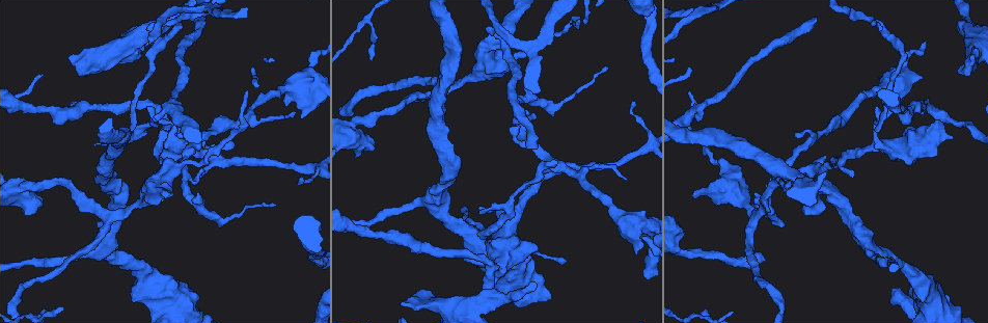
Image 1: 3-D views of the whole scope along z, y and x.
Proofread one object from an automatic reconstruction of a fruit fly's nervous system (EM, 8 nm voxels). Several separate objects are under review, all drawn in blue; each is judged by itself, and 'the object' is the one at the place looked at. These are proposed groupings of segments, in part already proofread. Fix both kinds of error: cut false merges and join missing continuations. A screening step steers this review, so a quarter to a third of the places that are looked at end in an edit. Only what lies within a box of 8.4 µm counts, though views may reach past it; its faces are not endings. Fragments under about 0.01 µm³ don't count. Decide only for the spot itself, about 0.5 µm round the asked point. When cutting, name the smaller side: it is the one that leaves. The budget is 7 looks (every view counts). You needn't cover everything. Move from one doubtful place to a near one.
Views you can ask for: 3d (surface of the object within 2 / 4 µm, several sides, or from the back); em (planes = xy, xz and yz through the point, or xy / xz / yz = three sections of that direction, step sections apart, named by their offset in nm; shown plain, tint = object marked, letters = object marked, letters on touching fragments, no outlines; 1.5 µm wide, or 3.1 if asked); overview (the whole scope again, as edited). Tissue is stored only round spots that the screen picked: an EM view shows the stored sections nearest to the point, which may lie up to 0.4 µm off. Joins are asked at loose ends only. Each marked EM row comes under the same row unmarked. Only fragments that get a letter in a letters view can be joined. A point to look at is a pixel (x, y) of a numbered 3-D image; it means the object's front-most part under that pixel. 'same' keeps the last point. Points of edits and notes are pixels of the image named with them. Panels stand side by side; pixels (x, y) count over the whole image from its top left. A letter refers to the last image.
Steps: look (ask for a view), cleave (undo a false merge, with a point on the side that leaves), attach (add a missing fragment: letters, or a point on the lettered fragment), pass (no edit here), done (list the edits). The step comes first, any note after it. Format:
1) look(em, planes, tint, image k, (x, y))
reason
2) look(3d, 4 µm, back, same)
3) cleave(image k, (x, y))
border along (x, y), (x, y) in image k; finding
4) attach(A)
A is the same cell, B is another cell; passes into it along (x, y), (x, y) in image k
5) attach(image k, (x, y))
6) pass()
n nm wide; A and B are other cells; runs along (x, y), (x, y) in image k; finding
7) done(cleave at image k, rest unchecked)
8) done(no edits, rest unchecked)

look(3d, 4 µm, image 1, (520, 127))
an open end

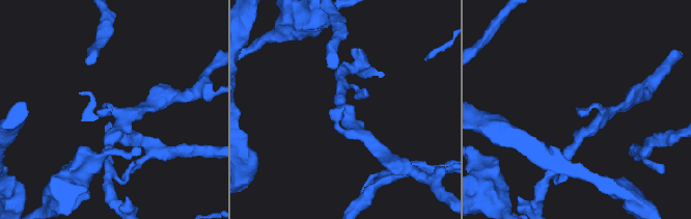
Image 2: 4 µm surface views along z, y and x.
look(em, planes, letters, image 2, (579, 110))

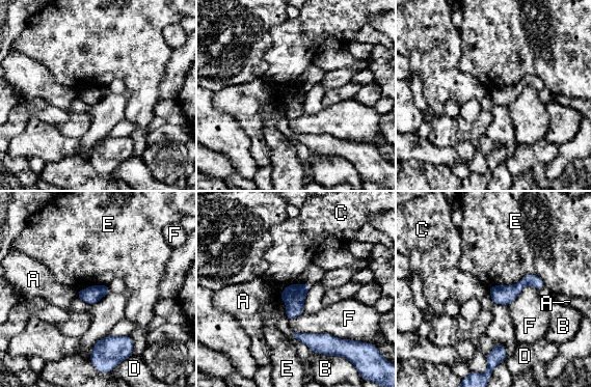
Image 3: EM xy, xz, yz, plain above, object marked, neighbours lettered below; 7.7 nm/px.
pass()
140 nm wide; E touches over 440 nm; A, B, C, D, E and F are other cells; none of them fits

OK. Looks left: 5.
look(em, planes, letters, image 1, (68, 58))
thick end

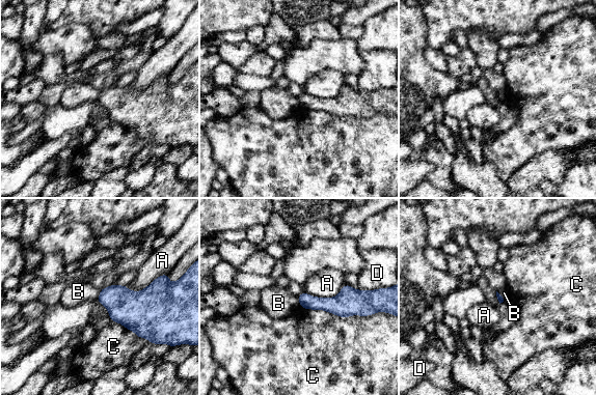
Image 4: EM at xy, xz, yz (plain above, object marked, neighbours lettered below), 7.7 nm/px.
pass()
A, B, C and D are other cells; border along (296, 297), (301, 307) in image 4; no lettered fragment goes on from it

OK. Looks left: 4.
look(em, planes, tint, image 1, (25, 183))
three arms meet

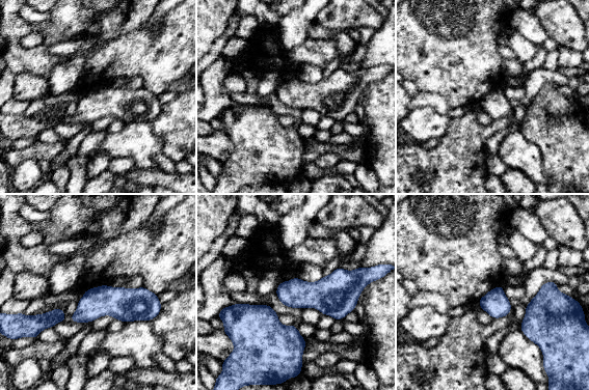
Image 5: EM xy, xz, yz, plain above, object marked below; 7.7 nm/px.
look(em, planes, letters, same)

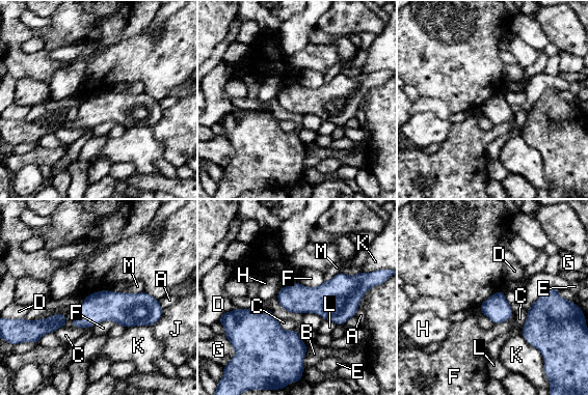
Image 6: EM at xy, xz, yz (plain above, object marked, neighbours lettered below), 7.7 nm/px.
pass()
A, B, C, D, E, F, G, H, J, K, L and M are other cells; border along (278, 320), (283, 329), (294, 330) in image 6; all the same cell

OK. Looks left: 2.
done(no edits, rest unchecked)

